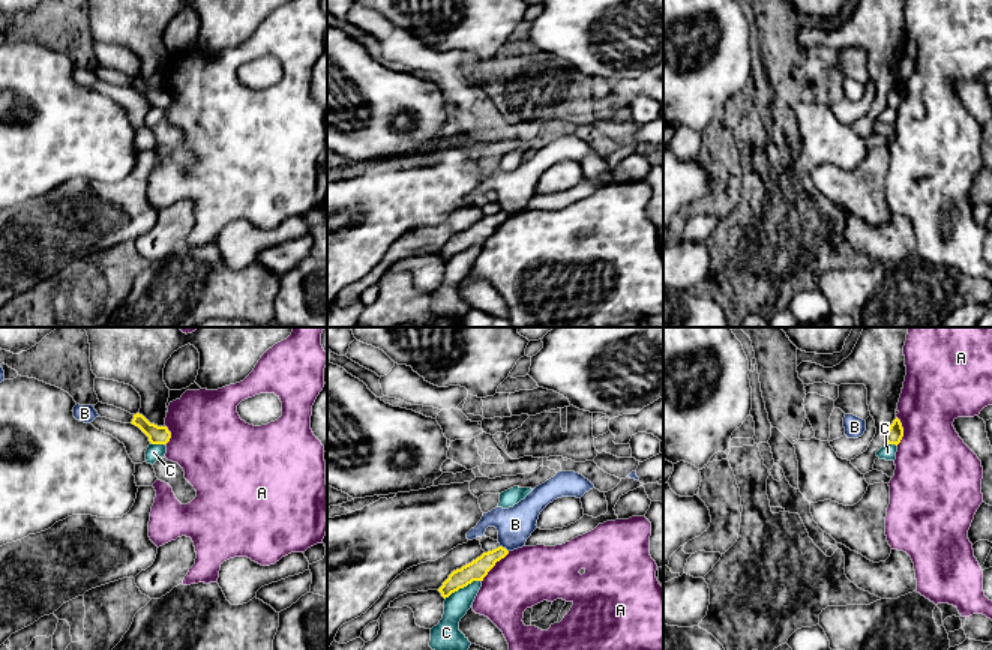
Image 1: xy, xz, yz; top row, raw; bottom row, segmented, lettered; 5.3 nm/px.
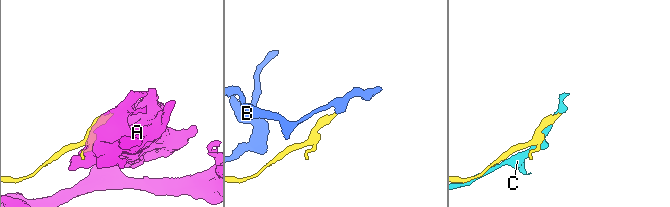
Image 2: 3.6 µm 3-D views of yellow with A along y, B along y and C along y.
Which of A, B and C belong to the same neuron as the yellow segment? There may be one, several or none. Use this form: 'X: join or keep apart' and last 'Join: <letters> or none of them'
A: keep apart
B: keep apart
C: keep apart
Join: none of them

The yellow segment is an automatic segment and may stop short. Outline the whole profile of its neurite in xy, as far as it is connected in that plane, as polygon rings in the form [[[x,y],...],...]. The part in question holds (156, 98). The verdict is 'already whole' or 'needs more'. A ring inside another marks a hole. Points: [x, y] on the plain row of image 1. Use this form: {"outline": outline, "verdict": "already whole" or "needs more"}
{"outline": [[[134,78],[131,86],[132,89],[138,90],[147,101],[152,108],[167,108],[171,102],[171,96],[167,90],[158,90],[150,87],[143,78]]], "verdict": "already whole"}

